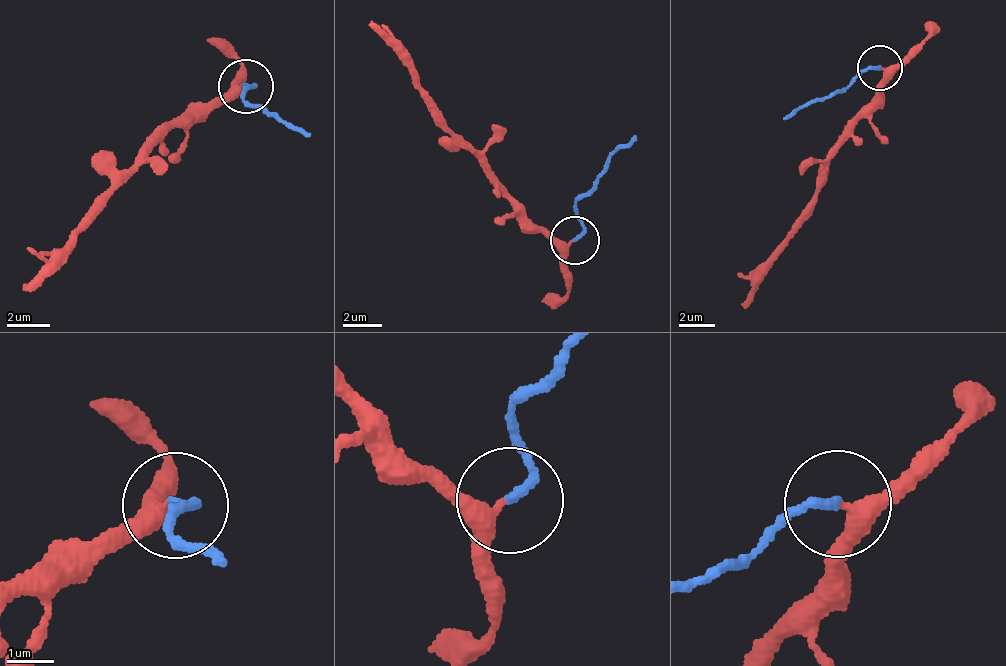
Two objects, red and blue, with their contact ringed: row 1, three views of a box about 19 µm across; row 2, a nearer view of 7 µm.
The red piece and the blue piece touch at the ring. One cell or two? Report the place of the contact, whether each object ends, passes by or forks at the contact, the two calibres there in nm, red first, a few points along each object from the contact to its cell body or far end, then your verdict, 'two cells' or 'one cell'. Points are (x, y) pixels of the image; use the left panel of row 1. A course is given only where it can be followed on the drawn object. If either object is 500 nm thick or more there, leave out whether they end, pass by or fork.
place (245, 86); red passes by; blue ends; calibres 320 and 200 nm; course red (244, 88), (223, 94), (165, 134), (99, 212), (66, 260), (21, 291); course blue (244, 88), (250, 83), (242, 95), (308, 136); two cells

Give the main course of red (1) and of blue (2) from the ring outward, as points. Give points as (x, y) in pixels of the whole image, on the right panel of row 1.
1: (881, 69), (885, 77), (853, 128), (810, 215), (745, 309)
2: (881, 69), (861, 68), (849, 83), (782, 119)

